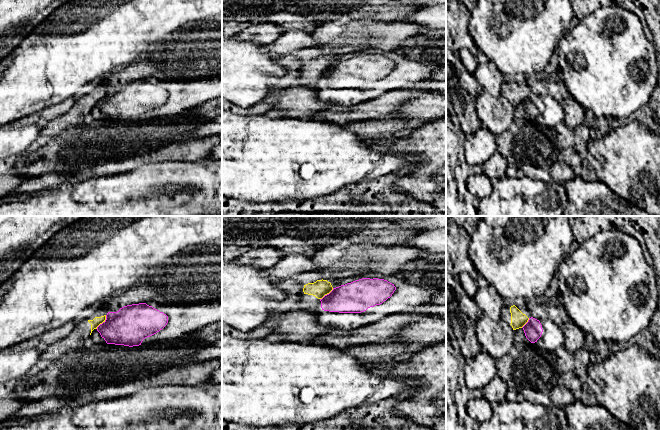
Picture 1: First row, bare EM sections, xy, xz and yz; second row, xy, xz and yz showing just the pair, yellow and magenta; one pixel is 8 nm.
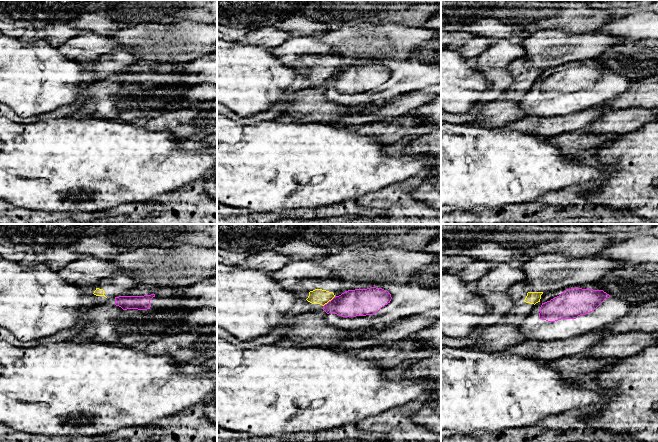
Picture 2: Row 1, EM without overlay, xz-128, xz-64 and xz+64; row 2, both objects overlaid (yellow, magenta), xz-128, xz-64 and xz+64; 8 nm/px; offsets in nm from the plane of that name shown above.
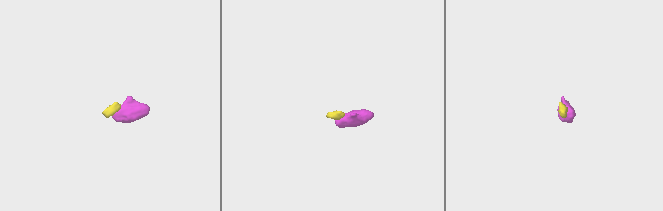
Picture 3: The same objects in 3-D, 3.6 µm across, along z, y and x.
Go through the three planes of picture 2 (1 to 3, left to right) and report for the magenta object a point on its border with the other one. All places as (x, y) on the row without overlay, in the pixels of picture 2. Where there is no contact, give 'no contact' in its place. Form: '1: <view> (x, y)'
1: no contact
2: xz-64 (329, 76)
3: no contact

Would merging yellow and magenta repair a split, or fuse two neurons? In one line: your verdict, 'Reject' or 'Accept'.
Reject

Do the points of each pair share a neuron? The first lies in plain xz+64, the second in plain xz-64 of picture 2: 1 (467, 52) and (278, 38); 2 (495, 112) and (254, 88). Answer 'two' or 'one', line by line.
1: one
2: two

